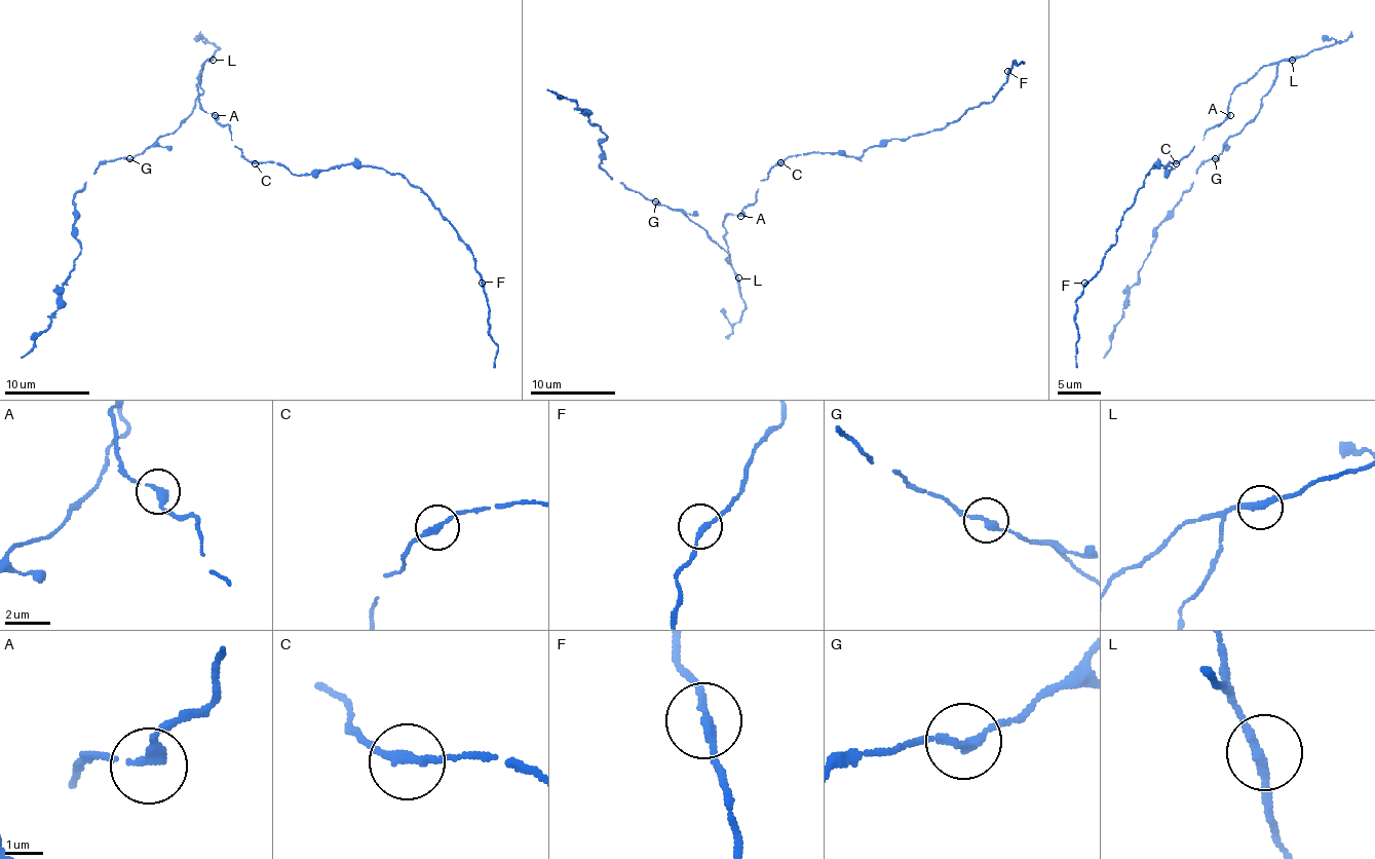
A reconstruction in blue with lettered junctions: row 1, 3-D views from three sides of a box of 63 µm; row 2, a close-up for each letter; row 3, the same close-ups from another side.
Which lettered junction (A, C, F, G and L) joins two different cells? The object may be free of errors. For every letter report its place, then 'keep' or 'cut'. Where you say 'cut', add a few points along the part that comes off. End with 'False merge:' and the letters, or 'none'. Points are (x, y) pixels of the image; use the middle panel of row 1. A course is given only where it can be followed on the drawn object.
A: (740, 216) | keep
C: (780, 162) | keep
F: (1007, 71) | keep
G: (655, 201) | keep
L: (738, 277) | keep
False merge: none

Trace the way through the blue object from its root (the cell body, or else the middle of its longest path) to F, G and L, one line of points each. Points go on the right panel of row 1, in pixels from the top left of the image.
F: (1228, 111), (1185, 156), (1166, 164), (1166, 176), (1170, 166), (1161, 164), (1147, 174), (1116, 241), (1084, 283)
G: (1228, 111), (1230, 95), (1238, 85), (1268, 65), (1276, 67), (1276, 79), (1260, 111), (1215, 158)
L: (1228, 111), (1230, 95), (1238, 85), (1268, 65), (1292, 60)

